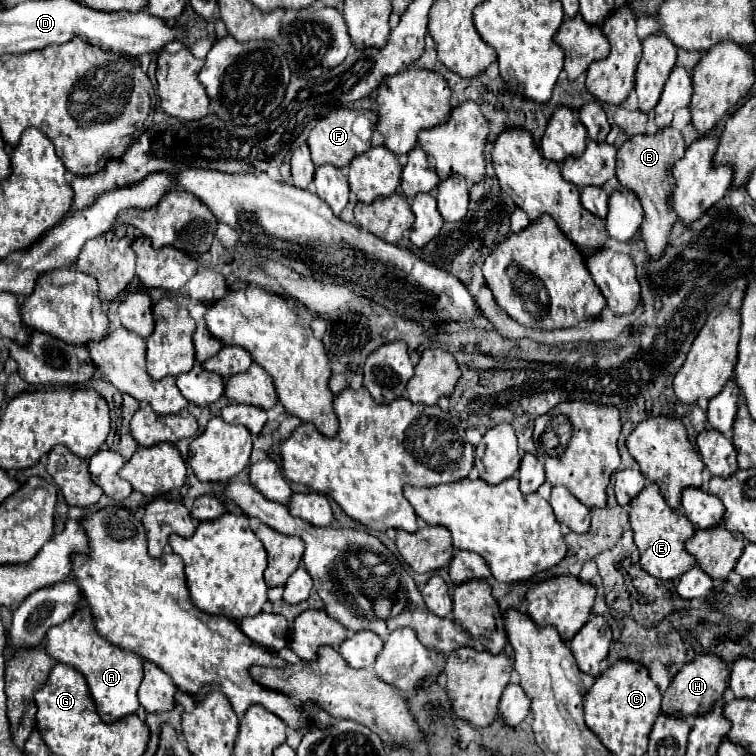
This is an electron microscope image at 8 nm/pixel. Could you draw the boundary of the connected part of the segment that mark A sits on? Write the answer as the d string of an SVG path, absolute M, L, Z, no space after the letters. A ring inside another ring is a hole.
M83 604L69 620L53 626L47 632L47 652L57 662L73 666L85 676L103 722L115 722L127 714L137 712L137 690L143 680L143 660L129 652L121 652L121 648L109 644L103 636L99 636L93 624L91 608L87 604Z

